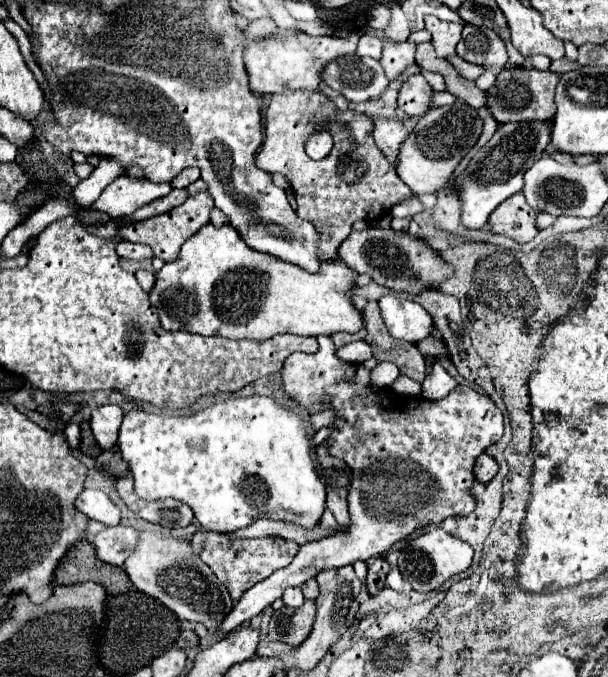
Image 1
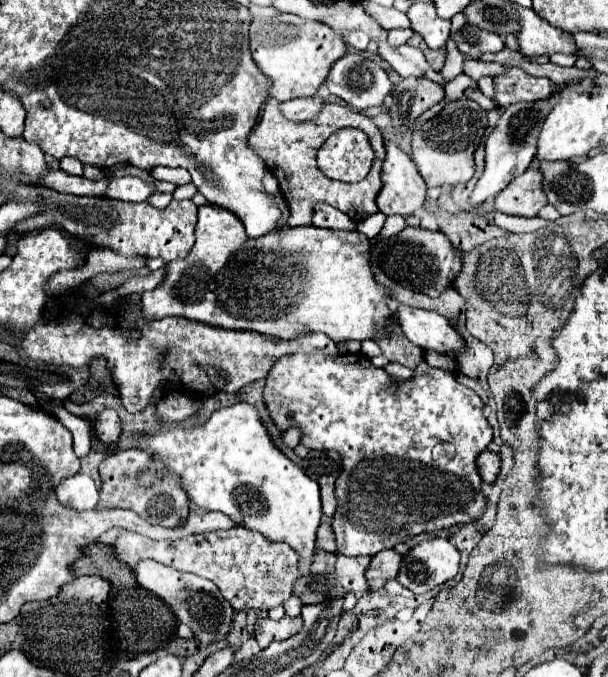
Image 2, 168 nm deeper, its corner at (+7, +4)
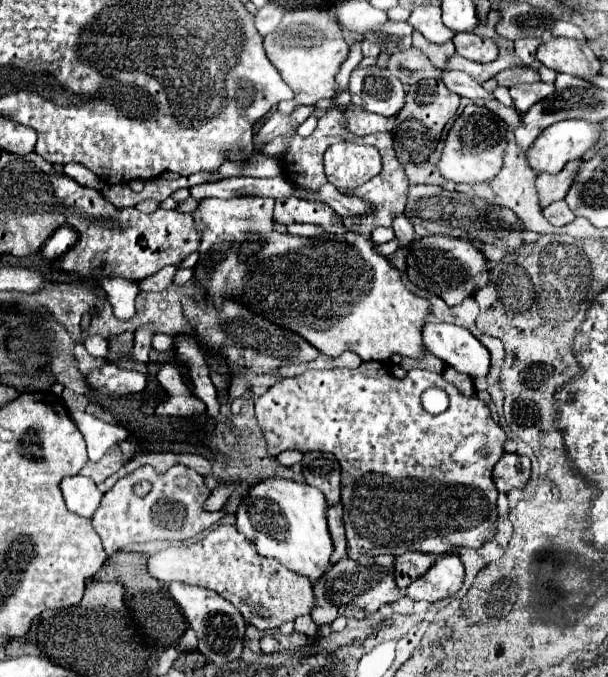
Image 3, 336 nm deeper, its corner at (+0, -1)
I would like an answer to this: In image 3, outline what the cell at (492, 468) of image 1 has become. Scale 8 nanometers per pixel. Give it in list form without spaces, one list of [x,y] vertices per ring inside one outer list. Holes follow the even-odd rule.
[[[504,453],[494,465],[494,483],[498,491],[508,493],[514,487],[524,487],[530,477],[530,459],[516,453]]]

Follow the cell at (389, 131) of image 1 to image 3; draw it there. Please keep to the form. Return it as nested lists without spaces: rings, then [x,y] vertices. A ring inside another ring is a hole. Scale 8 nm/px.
[[[396,215],[396,219],[392,221],[392,229],[400,241],[400,247],[408,245],[414,239],[414,225],[406,215]]]

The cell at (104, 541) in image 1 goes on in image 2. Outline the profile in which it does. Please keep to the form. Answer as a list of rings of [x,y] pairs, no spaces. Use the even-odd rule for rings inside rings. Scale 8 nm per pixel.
[[[235,526],[229,530],[213,530],[203,534],[193,534],[177,540],[151,540],[135,532],[123,532],[121,538],[115,542],[117,560],[127,562],[129,566],[135,566],[141,560],[157,560],[165,566],[179,568],[179,572],[193,572],[201,578],[207,578],[217,584],[217,588],[223,592],[223,598],[235,608],[235,610],[271,610],[281,606],[291,594],[293,594],[293,582],[301,578],[301,572],[297,568],[297,554],[287,544],[269,542],[259,532],[251,532],[243,526]]]

